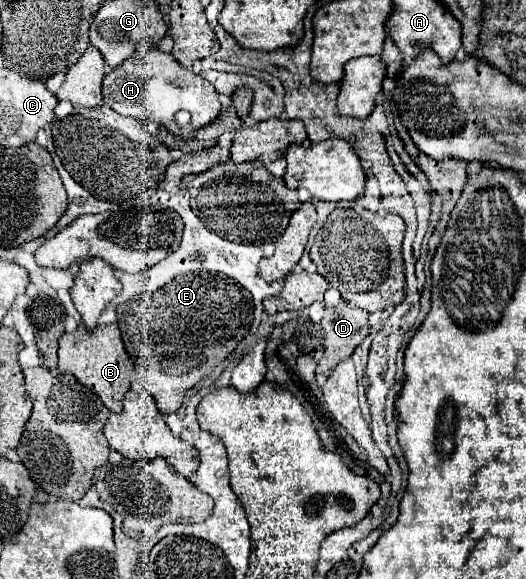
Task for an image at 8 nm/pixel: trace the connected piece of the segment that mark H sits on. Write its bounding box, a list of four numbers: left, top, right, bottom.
[103,46,221,138]

